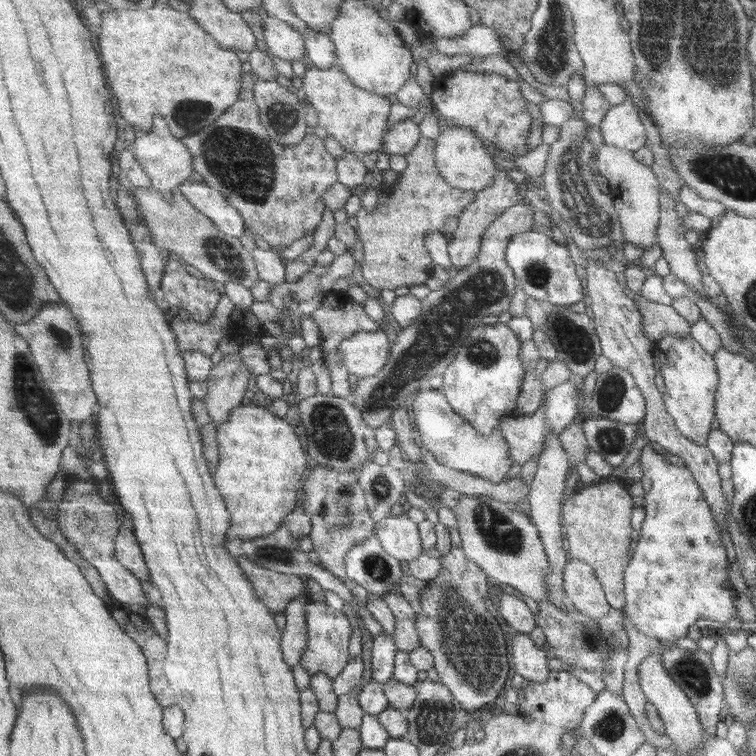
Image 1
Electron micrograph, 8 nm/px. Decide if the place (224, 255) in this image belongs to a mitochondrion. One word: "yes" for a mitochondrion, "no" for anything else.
yes

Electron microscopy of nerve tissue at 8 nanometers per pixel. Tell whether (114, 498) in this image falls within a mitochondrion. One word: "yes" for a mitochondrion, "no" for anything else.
no

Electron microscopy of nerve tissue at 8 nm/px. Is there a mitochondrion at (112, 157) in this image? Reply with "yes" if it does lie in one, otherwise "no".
no

